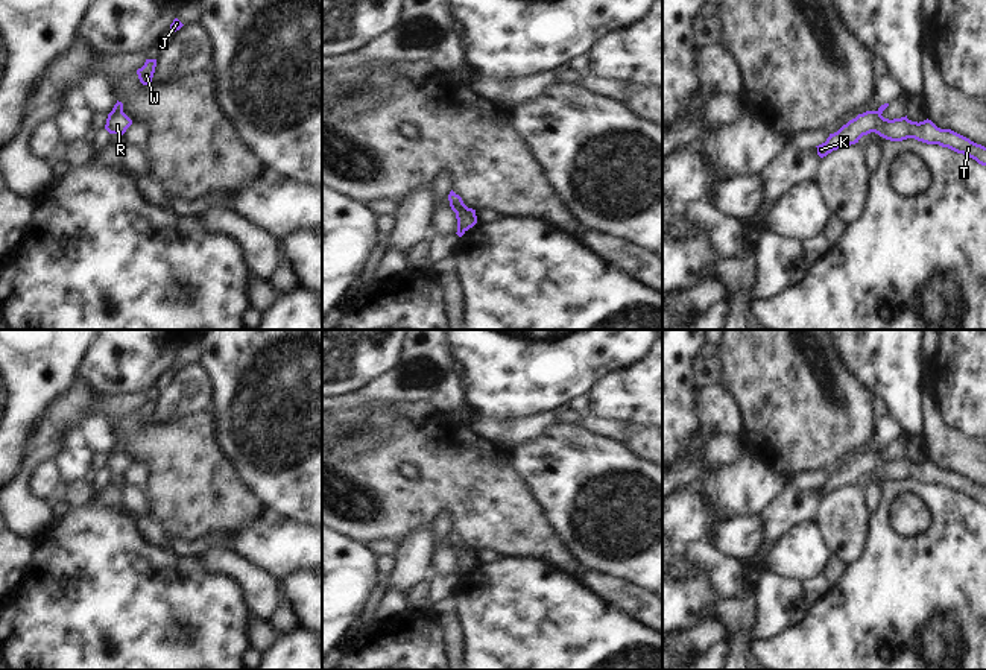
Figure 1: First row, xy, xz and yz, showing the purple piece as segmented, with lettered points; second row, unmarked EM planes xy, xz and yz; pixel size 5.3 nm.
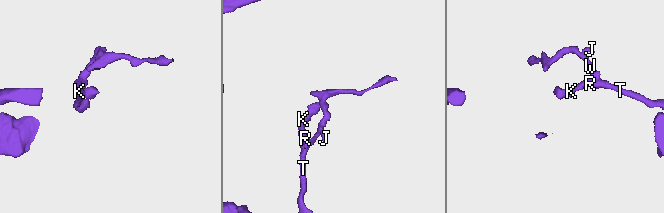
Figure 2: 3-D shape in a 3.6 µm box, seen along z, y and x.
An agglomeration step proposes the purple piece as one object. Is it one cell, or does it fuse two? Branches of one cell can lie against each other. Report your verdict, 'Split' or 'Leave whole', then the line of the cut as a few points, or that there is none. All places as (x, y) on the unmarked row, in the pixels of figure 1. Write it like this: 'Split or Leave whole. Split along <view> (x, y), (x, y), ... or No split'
Split. Split along xz (450, 544), (458, 544), (462, 549).

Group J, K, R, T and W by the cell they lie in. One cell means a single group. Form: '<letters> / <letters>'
J W / K R T

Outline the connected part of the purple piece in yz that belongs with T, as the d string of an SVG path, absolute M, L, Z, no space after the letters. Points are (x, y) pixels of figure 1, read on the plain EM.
M866 451L843 465L837 472L830 474L825 483L816 486L820 498L843 486L858 483L863 476L871 472L890 482L902 482L915 479L927 485L939 485L957 494L963 494L978 504L986 506L986 488L971 482L969 479L951 471L940 469L931 460L912 462L905 457L884 459L877 451Z

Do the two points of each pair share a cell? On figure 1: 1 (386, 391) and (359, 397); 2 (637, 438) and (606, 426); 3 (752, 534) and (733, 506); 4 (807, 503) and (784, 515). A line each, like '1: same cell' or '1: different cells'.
1: same cell
2: same cell
3: different cells
4: same cell

